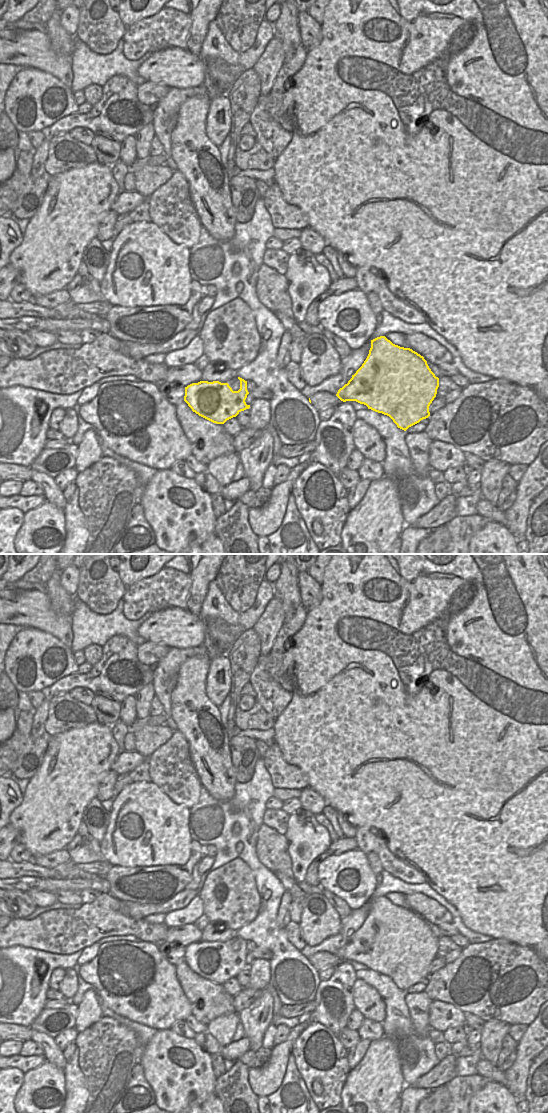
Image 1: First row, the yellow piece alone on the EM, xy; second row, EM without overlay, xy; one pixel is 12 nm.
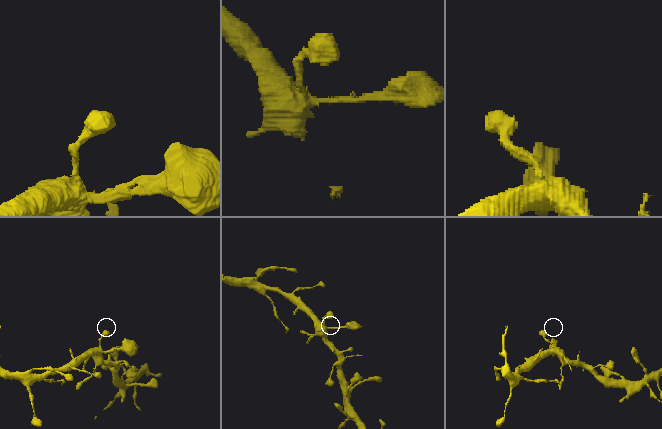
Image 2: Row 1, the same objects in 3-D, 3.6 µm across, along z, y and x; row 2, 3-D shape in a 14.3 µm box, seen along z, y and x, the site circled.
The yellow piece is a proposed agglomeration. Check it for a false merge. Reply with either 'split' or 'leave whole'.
leave whole

